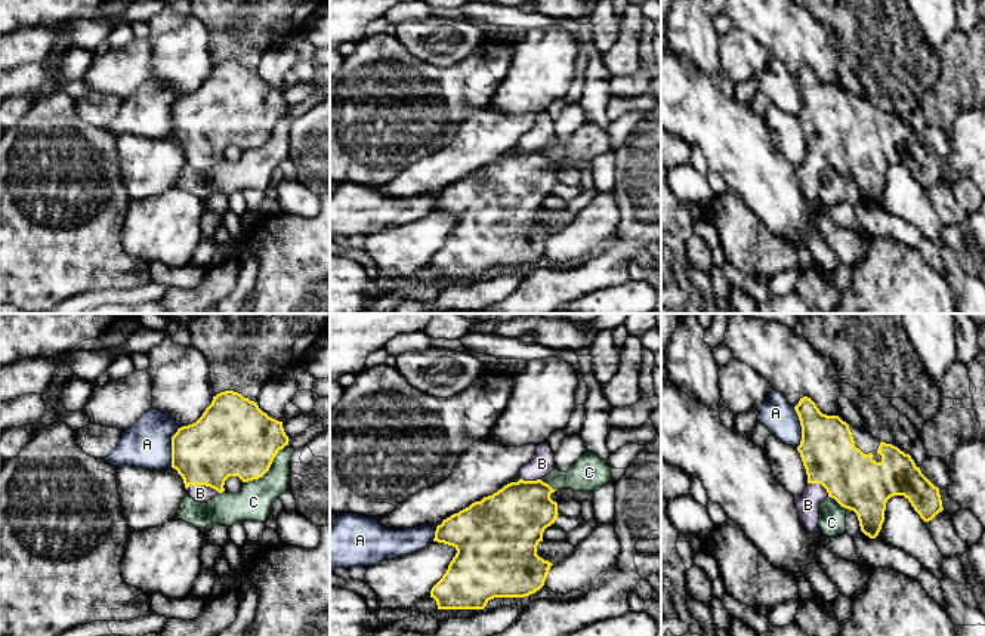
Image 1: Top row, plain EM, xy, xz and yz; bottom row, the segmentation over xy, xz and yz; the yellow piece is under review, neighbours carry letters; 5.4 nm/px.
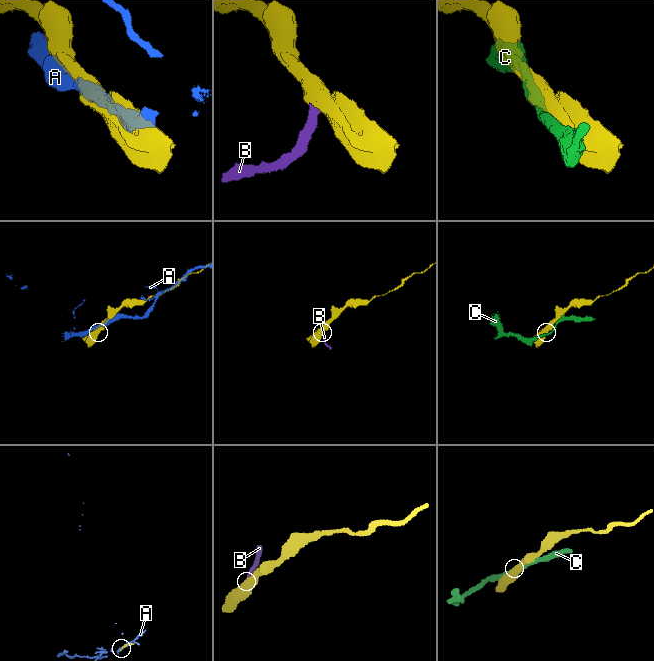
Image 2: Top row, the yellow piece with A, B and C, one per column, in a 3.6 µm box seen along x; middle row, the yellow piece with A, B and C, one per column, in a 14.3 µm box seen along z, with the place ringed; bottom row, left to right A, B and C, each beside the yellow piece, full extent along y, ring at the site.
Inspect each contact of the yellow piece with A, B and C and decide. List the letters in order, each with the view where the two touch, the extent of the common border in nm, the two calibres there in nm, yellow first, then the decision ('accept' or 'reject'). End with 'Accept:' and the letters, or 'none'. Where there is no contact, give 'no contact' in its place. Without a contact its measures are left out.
A: yz | 220 nm | 300/180 nm | reject
B: xy | 180 nm | 380/100 nm | accept
C: xy | 320 nm | 420/200 nm | reject
Accept: B

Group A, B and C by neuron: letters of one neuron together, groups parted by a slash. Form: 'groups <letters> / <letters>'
groups A / B / C

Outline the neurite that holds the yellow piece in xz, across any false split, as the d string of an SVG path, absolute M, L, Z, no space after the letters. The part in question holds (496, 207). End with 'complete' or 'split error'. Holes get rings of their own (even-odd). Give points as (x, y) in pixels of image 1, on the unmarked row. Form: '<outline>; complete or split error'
M544 109L518 151L436 195L433 210L457 219L430 259L438 278L484 278L494 266L525 266L544 254L553 232L537 223L537 214L559 182L550 167L556 158L541 148L553 138L555 121Z; split error

